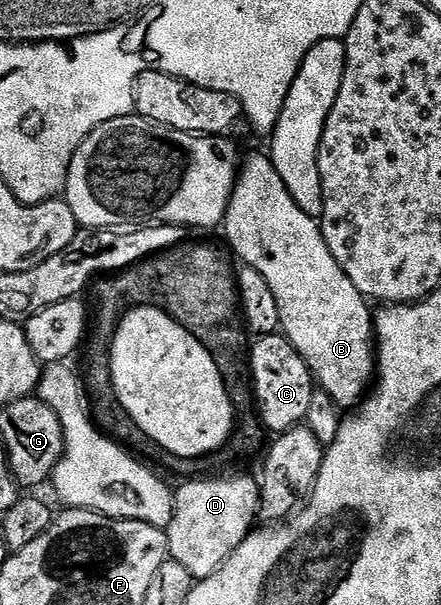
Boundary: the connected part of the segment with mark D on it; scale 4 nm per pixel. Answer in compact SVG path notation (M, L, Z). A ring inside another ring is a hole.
M219 476L214 478L191 478L173 492L175 509L171 524L165 531L170 559L181 562L185 570L196 581L209 578L229 557L245 542L245 538L256 527L257 517L260 515L259 486L260 481L251 476Z

